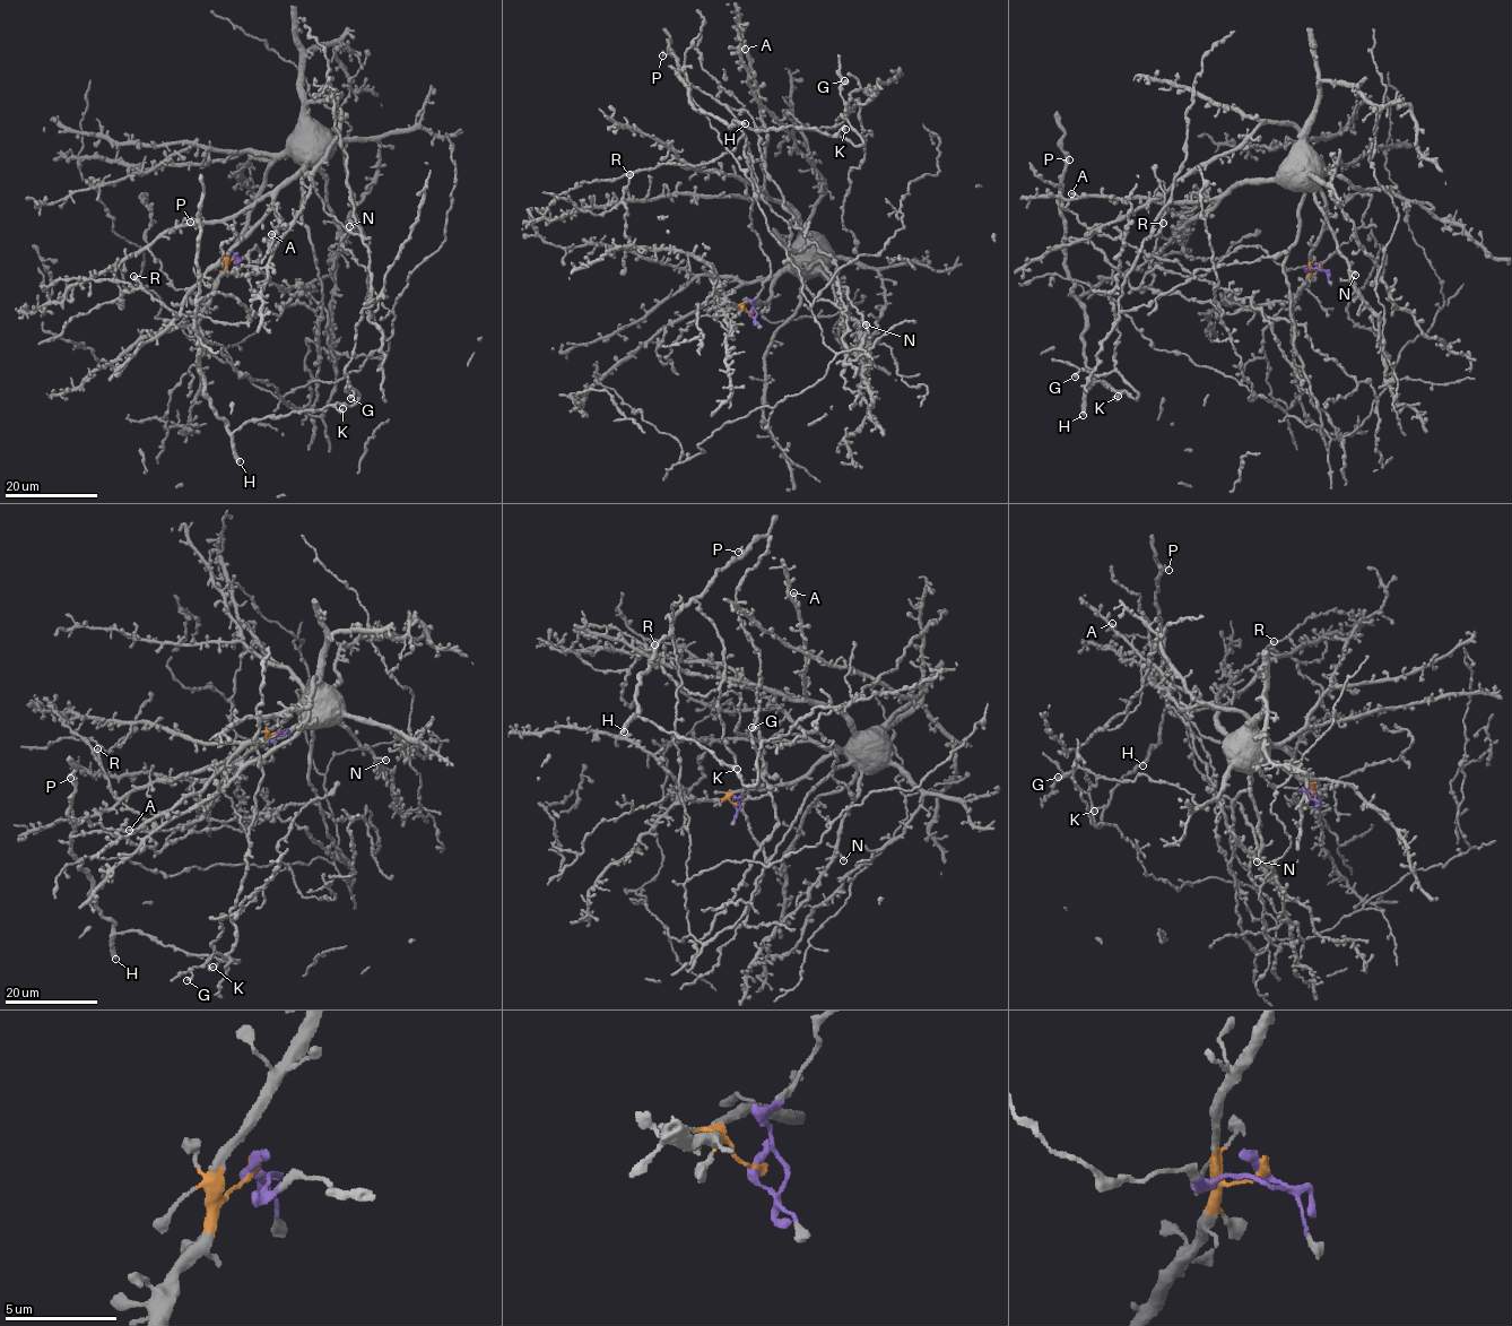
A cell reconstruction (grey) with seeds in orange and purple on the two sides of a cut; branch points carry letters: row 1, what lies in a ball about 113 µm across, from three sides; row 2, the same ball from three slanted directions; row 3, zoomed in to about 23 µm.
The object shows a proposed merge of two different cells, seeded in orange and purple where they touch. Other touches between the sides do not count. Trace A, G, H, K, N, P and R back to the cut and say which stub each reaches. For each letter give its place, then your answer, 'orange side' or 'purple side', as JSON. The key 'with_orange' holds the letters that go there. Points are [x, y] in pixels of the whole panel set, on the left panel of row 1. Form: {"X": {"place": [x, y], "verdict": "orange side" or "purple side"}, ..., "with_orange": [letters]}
{"A": {"place": [271, 234], "verdict": "orange side"}, "G": {"place": [350, 398], "verdict": "purple side"}, "H": {"place": [240, 461], "verdict": "purple side"}, "K": {"place": [342, 408], "verdict": "purple side"}, "N": {"place": [349, 226], "verdict": "orange side"}, "P": {"place": [190, 222], "verdict": "purple side"}, "R": {"place": [133, 276], "verdict": "purple side"}, "with_orange": ["A", "N"]}

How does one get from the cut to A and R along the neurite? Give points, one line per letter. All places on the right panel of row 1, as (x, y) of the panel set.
A: (1319, 266), (1311, 268), (1311, 248), (1327, 205), (1319, 183), (1305, 173), (1250, 179), (1206, 200), (1070, 193)
R: (1319, 266), (1288, 270), (1244, 245), (1204, 275), (1155, 267), (1135, 289), (1154, 276), (1163, 223)

